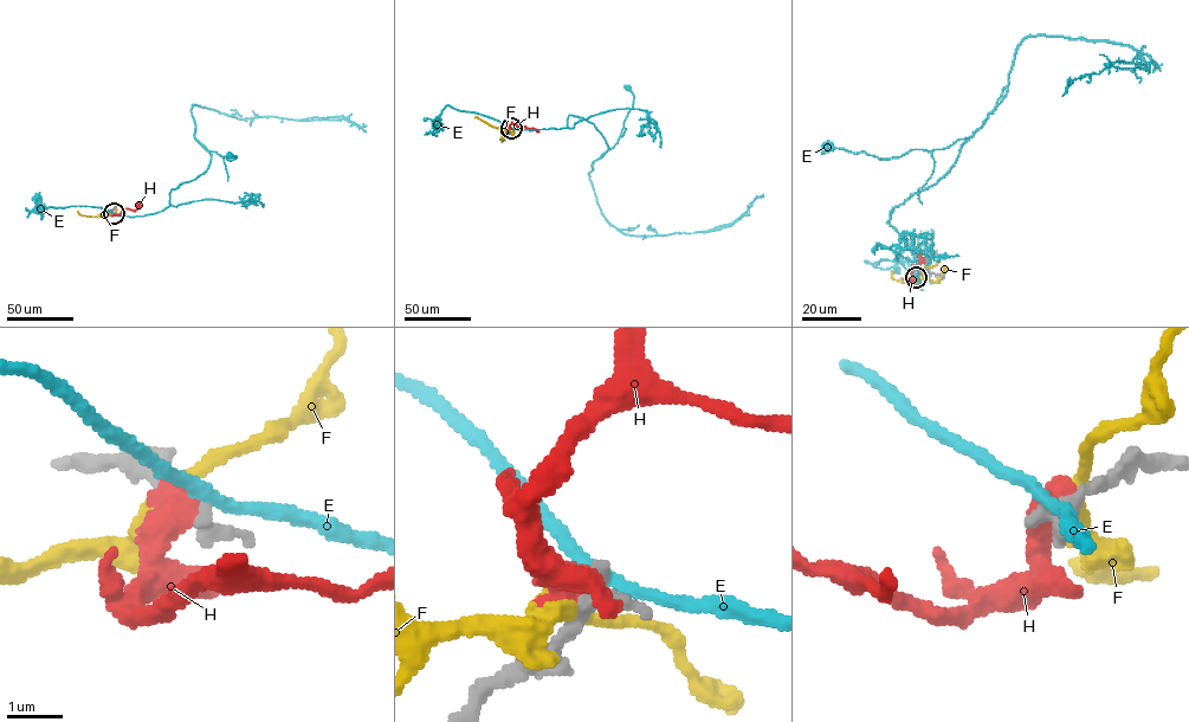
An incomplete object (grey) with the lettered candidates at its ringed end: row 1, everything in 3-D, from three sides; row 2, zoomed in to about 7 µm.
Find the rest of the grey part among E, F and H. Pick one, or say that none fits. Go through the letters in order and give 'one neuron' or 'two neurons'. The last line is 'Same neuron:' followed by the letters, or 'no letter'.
E: two neurons
F: two neurons
H: two neurons
Same neuron: no letter

